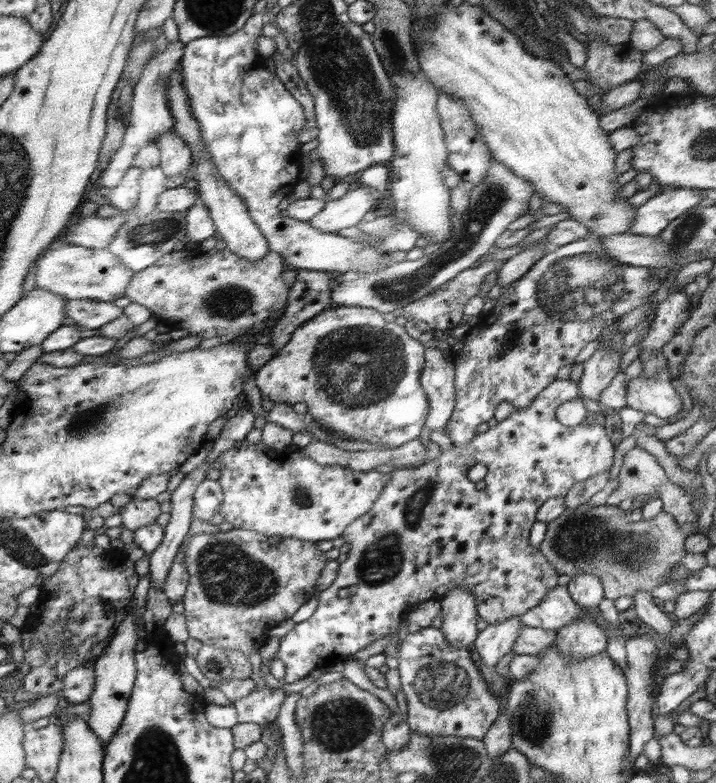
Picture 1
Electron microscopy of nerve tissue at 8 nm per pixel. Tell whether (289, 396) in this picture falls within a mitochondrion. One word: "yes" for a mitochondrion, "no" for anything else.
no

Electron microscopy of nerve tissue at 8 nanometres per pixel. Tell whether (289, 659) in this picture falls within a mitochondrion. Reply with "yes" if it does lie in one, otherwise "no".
no

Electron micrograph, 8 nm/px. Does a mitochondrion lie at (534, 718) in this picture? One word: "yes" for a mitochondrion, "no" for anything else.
yes

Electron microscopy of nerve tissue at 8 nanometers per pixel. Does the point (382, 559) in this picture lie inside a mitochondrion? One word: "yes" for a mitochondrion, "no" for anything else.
yes

